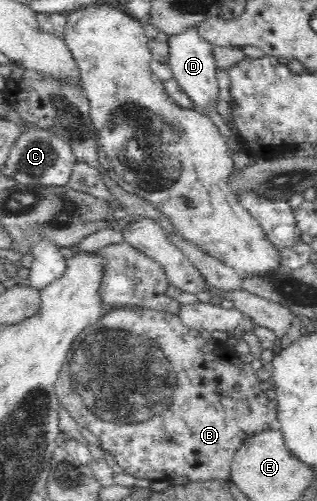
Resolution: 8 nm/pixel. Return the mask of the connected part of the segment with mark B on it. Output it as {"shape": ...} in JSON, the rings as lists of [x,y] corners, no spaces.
{"shape":[[[116,308],[116,311],[106,310],[102,317],[92,325],[88,325],[82,333],[78,334],[76,341],[70,346],[65,365],[62,367],[57,381],[55,393],[60,403],[73,417],[75,423],[87,427],[100,441],[100,447],[108,451],[118,468],[137,478],[149,480],[164,480],[173,477],[185,476],[191,480],[222,480],[229,481],[231,475],[231,463],[236,452],[242,444],[253,435],[266,430],[266,425],[276,419],[276,403],[272,402],[264,390],[261,381],[255,375],[250,364],[243,363],[236,353],[236,373],[232,373],[234,365],[226,359],[226,345],[220,349],[220,353],[214,353],[216,344],[214,339],[202,337],[199,331],[188,329],[178,320],[176,314],[170,314],[152,309]]]}

